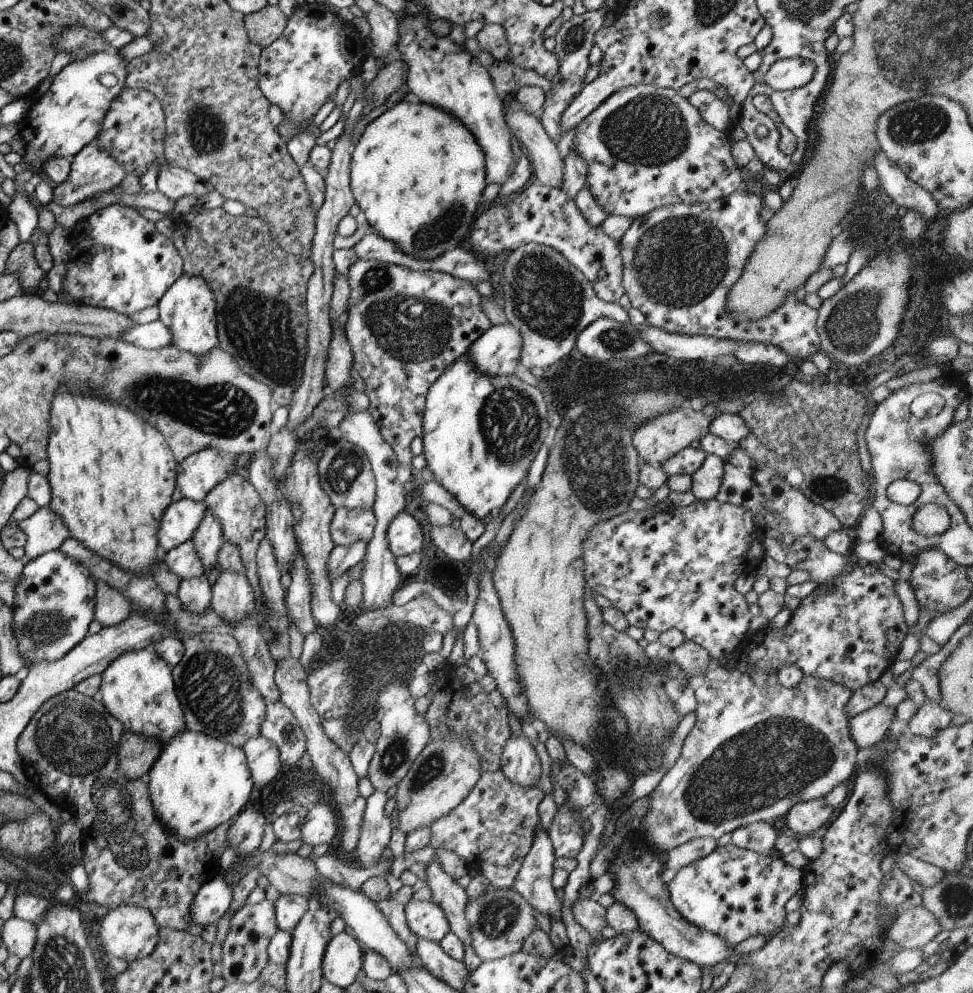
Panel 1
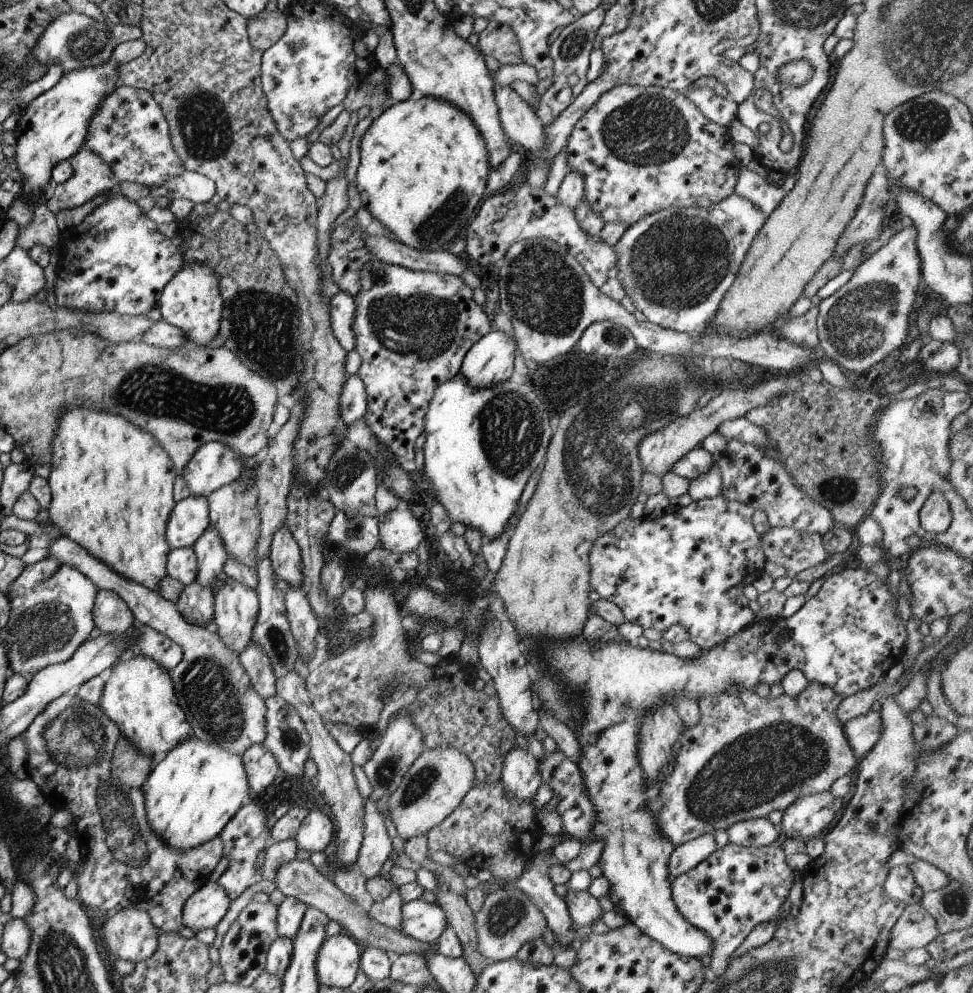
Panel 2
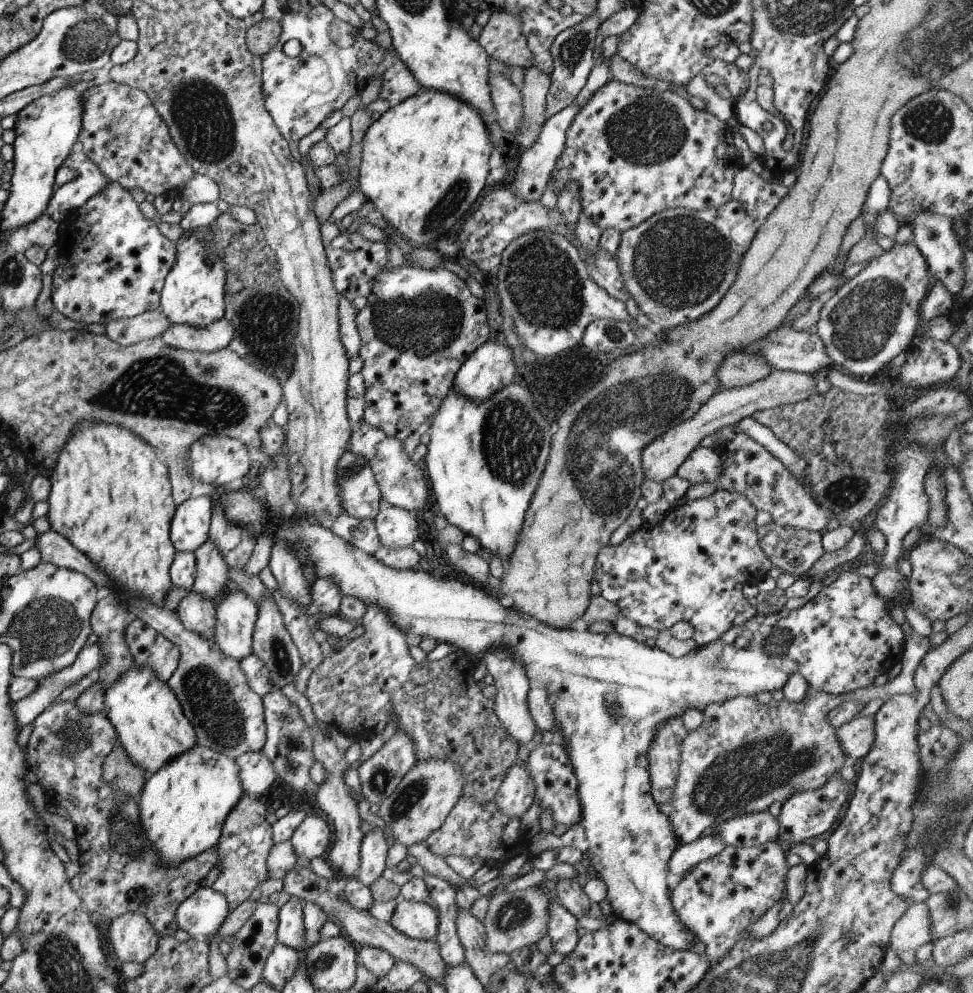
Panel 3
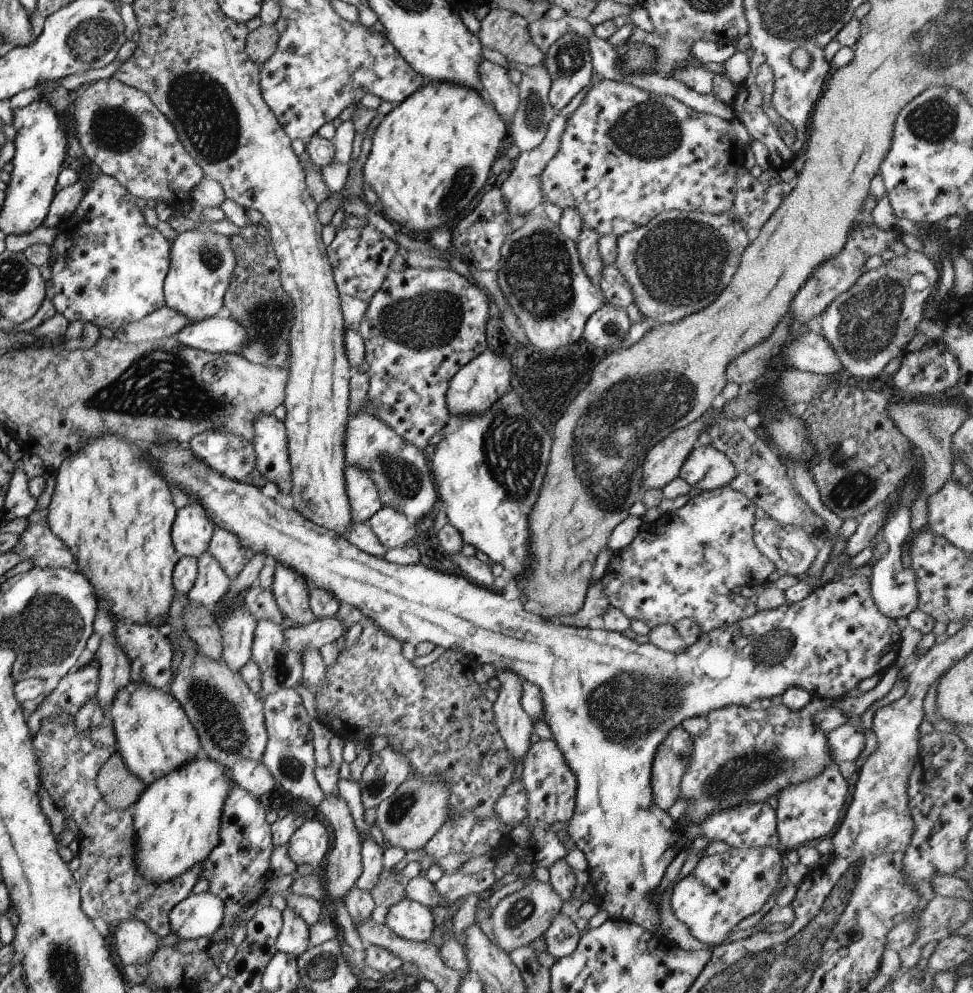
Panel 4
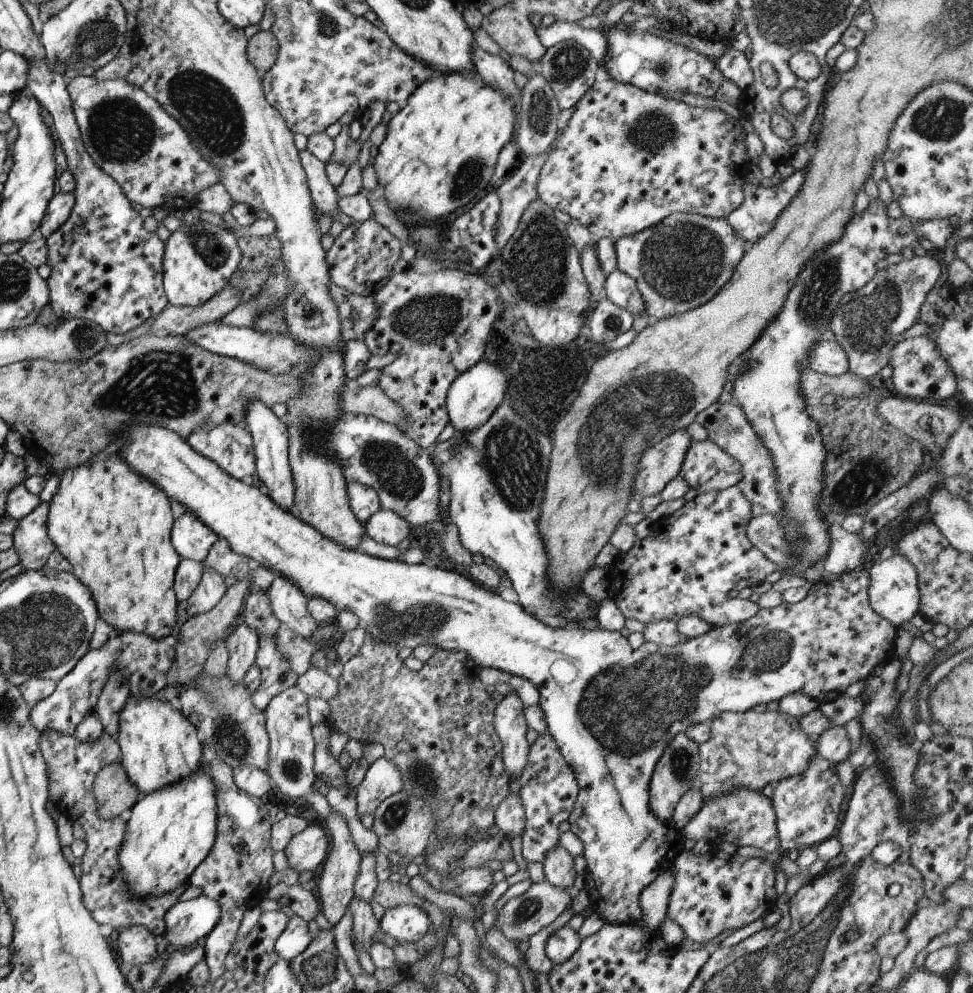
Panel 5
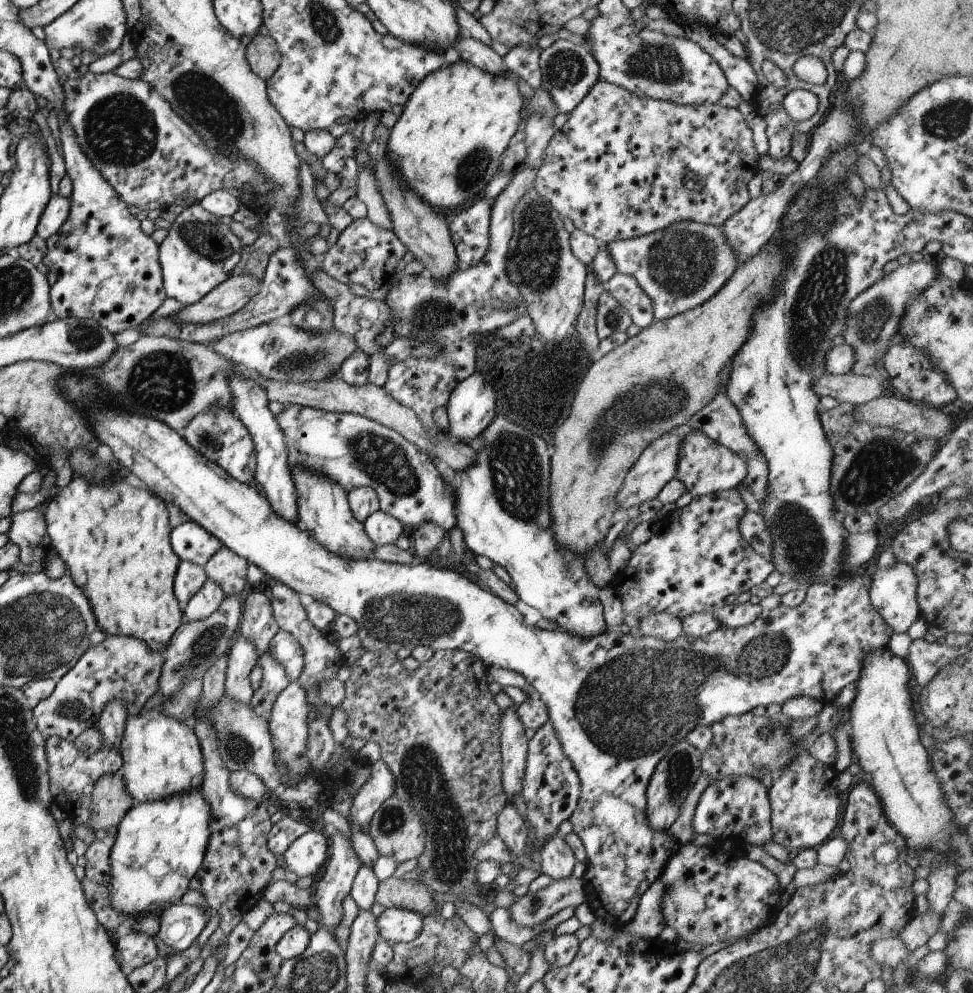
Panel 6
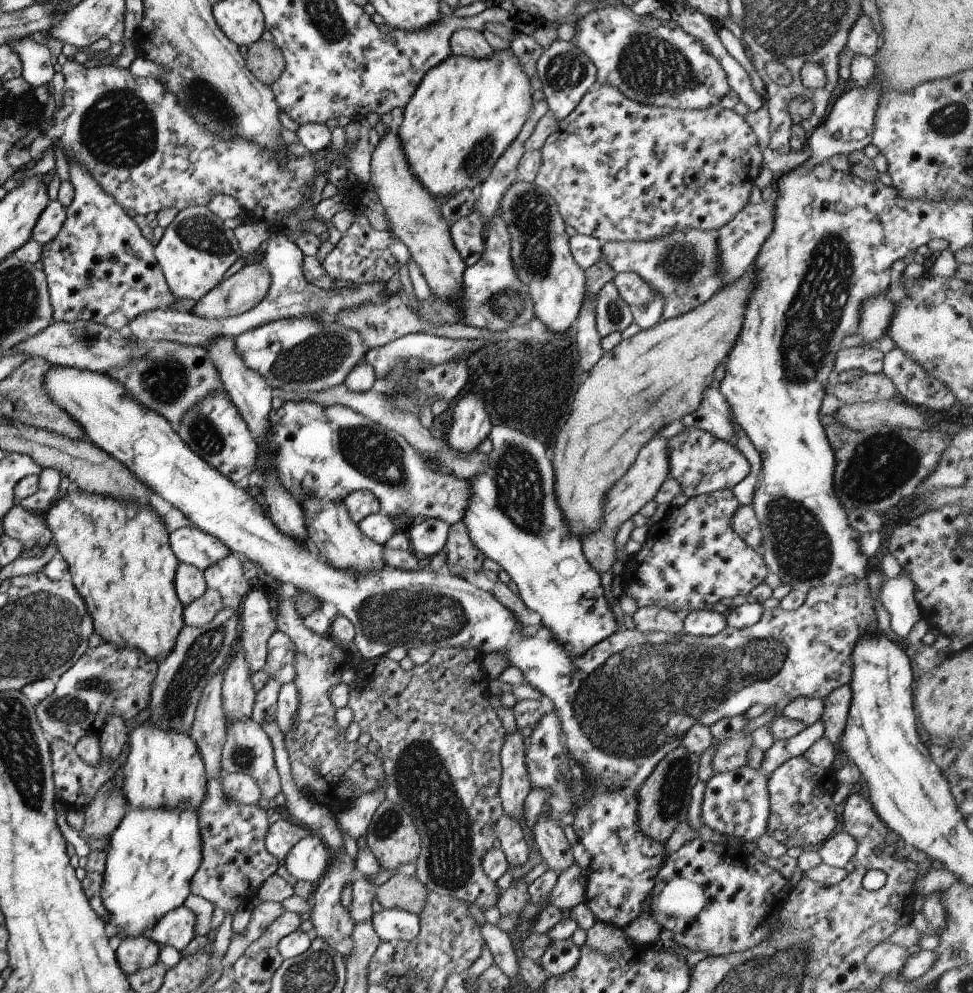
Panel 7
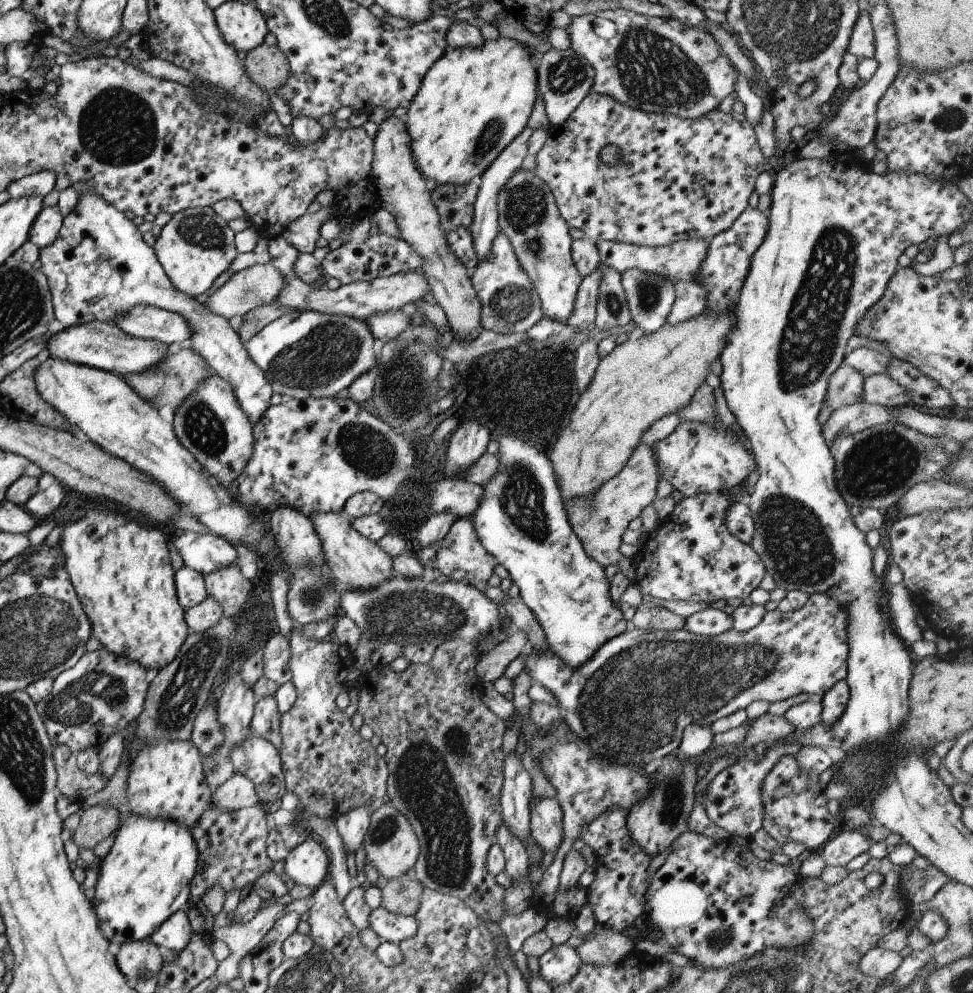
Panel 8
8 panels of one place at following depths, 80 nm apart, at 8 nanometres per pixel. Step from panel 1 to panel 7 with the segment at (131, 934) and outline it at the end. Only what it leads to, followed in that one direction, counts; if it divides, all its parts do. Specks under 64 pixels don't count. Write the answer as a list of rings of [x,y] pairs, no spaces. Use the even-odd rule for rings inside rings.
[[[146,936],[125,937],[115,953],[117,964],[125,975],[149,968],[158,961],[160,947]]]

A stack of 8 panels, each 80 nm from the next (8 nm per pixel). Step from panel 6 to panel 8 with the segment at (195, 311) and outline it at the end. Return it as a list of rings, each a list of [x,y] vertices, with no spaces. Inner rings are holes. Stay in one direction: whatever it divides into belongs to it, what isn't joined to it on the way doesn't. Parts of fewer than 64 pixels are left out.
[[[271,263],[256,264],[233,273],[208,297],[204,305],[209,312],[222,316],[225,320],[235,321],[251,309],[273,303],[285,285],[282,274]]]

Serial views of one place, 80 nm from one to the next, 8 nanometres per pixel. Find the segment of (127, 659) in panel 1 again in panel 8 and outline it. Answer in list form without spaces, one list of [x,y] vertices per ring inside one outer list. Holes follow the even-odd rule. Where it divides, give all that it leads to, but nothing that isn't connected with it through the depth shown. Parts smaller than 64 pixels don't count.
[[[169,741],[146,745],[129,764],[126,778],[126,804],[139,817],[162,817],[190,829],[211,804],[212,792],[206,783],[201,754],[187,741]]]

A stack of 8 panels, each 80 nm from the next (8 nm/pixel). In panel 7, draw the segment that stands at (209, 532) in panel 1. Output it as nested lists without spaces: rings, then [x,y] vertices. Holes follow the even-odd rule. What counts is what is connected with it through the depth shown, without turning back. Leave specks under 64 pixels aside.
[[[206,588],[204,593],[191,604],[184,606],[182,621],[188,627],[206,625],[223,608],[219,593]]]

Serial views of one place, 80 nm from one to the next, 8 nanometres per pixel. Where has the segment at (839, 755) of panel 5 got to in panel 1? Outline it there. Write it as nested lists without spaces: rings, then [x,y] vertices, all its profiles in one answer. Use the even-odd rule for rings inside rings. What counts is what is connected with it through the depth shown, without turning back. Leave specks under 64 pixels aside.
[[[879,703],[848,720],[850,737],[862,754],[864,749],[877,746],[887,736],[894,714],[894,707]]]

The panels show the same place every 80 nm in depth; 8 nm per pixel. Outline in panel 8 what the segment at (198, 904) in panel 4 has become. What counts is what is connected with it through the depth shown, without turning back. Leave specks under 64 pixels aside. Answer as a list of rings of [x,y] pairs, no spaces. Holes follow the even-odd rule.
[[[179,909],[166,918],[149,939],[162,953],[170,950],[178,953],[189,942],[192,931],[187,915]]]

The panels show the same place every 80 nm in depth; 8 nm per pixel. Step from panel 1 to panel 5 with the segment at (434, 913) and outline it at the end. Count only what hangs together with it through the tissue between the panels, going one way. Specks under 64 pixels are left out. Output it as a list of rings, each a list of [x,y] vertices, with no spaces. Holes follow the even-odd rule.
[[[399,905],[384,909],[378,920],[383,935],[391,936],[397,943],[412,943],[430,930],[426,912],[415,905]]]

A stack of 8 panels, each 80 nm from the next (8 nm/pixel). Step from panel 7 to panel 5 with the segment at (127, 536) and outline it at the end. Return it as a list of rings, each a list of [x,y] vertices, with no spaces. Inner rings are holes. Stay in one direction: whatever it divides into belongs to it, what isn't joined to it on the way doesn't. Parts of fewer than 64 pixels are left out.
[[[113,454],[106,460],[100,460],[89,464],[87,467],[78,466],[67,469],[59,478],[57,492],[48,502],[48,513],[46,516],[46,535],[52,540],[52,545],[60,552],[60,555],[71,564],[71,572],[75,578],[86,586],[93,598],[98,617],[118,631],[129,631],[134,633],[146,634],[149,638],[156,641],[170,640],[171,630],[176,628],[176,604],[172,582],[174,572],[177,568],[180,556],[173,550],[170,543],[170,528],[174,518],[170,509],[168,496],[151,481],[133,472],[127,463],[117,454]]]

